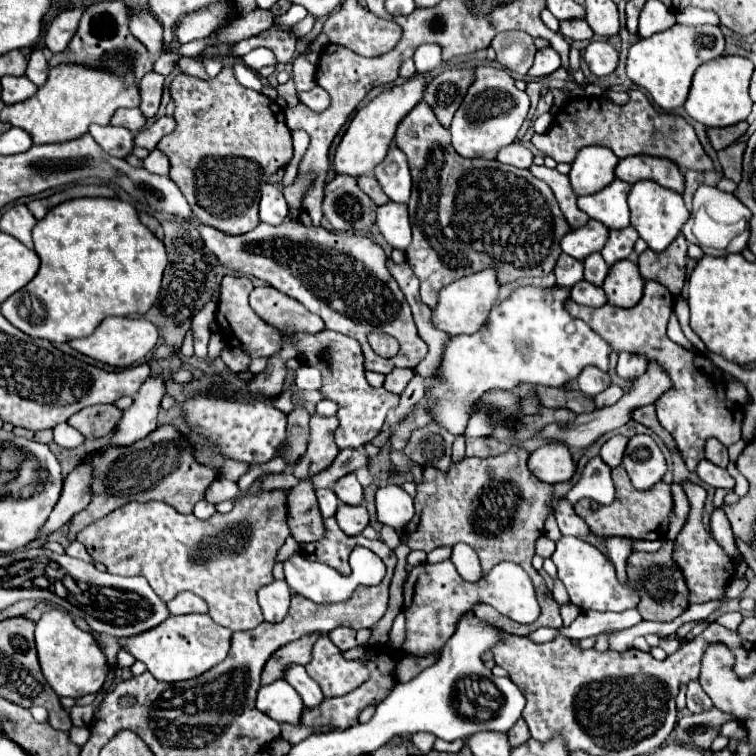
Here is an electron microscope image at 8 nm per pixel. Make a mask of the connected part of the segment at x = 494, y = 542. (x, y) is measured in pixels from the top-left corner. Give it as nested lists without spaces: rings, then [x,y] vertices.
[[[512,447],[504,455],[488,459],[466,457],[452,463],[446,473],[428,467],[424,483],[418,485],[418,495],[414,499],[416,513],[404,529],[404,541],[410,545],[410,549],[422,549],[426,553],[436,547],[454,547],[460,541],[470,545],[480,557],[482,573],[488,573],[500,561],[518,563],[530,575],[542,607],[542,613],[534,623],[520,625],[502,617],[486,603],[474,605],[474,615],[512,635],[528,635],[538,627],[562,627],[558,603],[550,595],[544,579],[532,567],[534,541],[544,533],[544,519],[548,515],[548,507],[552,505],[552,487],[536,479],[528,471],[526,461],[528,451],[522,447]]]

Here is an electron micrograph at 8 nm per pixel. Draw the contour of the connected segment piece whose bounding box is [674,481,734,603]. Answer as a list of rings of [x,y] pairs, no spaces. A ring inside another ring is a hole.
[[[682,481],[682,489],[688,497],[690,513],[682,531],[676,537],[674,559],[686,577],[686,583],[690,589],[690,603],[704,603],[704,601],[718,599],[724,595],[724,589],[734,575],[734,561],[730,561],[730,557],[720,549],[720,545],[712,539],[712,535],[702,525],[702,511],[704,511],[704,501],[706,501],[704,487],[692,481]]]

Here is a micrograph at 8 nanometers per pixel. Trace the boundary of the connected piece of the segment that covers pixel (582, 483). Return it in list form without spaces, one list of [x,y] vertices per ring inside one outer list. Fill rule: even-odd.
[[[594,457],[586,463],[578,483],[568,491],[566,501],[576,503],[582,497],[588,497],[601,505],[609,505],[615,499],[615,487],[610,479],[610,467],[600,459]]]

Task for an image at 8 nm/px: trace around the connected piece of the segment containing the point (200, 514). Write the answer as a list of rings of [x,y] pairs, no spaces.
[[[200,501],[200,503],[194,507],[194,515],[196,515],[198,519],[210,519],[214,513],[216,513],[216,507],[214,507],[212,503],[208,503],[208,501]]]

